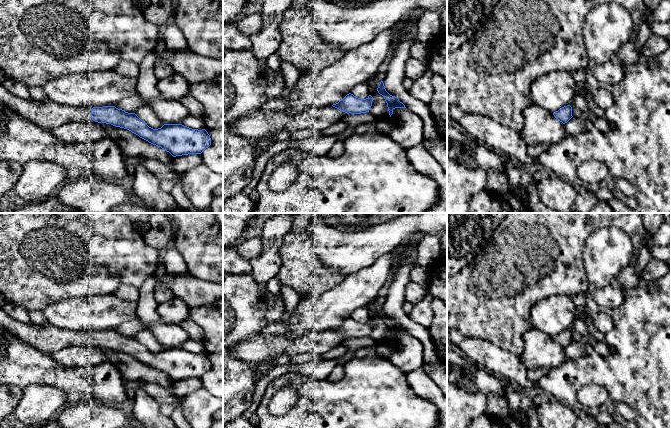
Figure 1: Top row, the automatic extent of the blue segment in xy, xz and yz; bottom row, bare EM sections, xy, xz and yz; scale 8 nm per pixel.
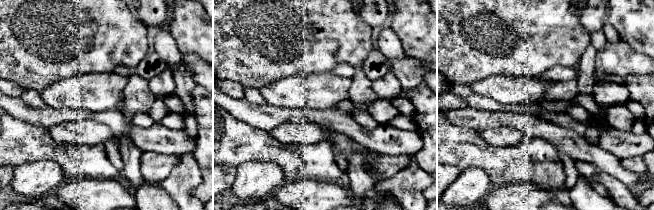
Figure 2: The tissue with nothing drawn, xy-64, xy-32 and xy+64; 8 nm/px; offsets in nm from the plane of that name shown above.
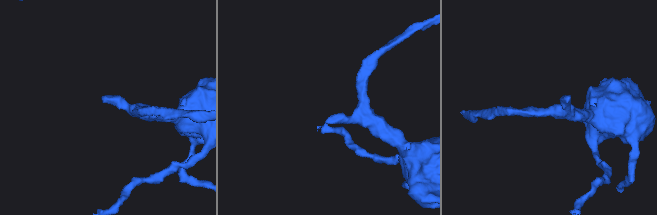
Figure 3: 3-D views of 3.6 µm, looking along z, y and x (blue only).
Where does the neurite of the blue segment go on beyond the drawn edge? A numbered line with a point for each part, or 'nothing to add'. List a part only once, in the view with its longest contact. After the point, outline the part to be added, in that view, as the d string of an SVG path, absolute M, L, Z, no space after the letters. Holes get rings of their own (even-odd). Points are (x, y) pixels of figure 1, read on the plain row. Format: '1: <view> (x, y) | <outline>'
1: xy (48, 339) | M0 308L0 326L22 341L44 353L51 353L69 345L90 345L93 331L72 331L55 326L38 327L19 322Z

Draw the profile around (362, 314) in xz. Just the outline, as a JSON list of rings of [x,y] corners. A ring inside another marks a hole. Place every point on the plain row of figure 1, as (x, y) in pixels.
[[[364,306],[356,309],[355,311],[352,312],[351,318],[361,323],[368,322],[368,320],[370,319],[370,313],[368,308]]]

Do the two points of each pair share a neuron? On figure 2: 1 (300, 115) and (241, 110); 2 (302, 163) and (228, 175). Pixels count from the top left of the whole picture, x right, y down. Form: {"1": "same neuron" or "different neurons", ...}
{"1": "same neuron", "2": "different neurons"}

